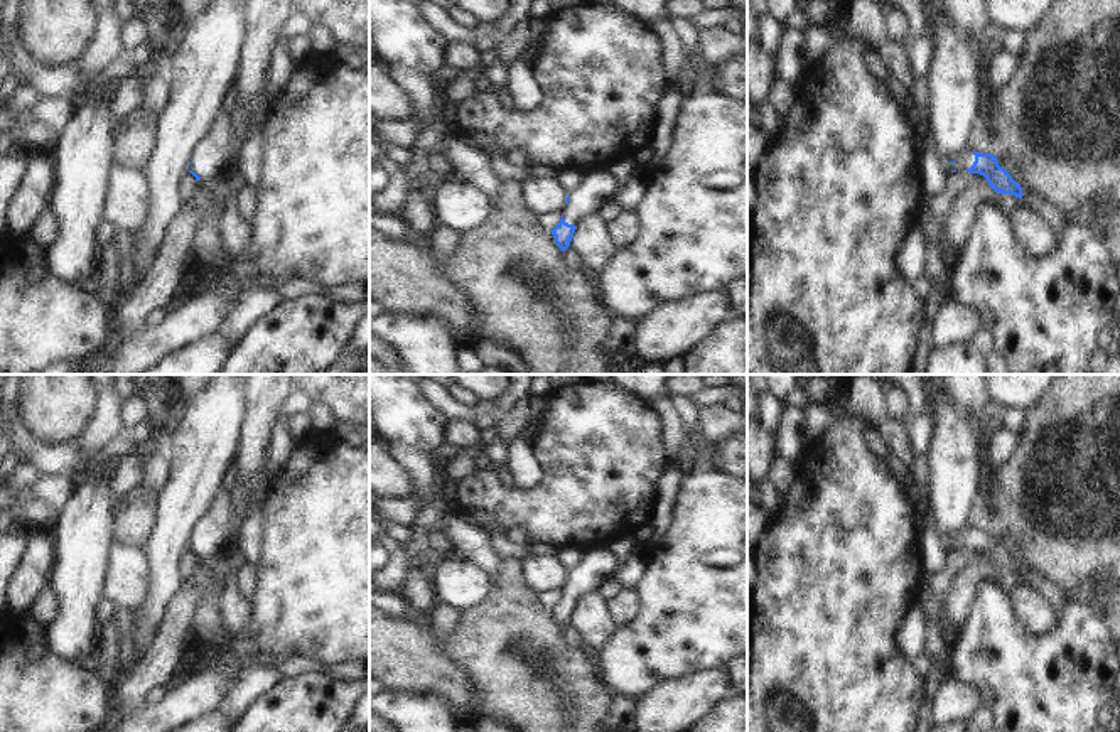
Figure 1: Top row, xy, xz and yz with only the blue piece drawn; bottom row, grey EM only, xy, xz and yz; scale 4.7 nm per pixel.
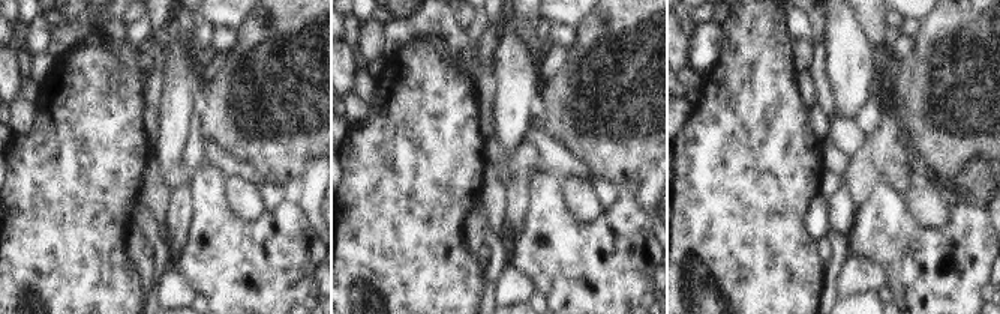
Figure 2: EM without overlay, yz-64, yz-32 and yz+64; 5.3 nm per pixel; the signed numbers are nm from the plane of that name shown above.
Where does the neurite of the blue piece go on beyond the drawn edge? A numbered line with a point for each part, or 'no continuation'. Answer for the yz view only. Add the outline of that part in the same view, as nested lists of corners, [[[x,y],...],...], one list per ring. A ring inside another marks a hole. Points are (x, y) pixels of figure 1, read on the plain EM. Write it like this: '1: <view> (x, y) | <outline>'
1: yz (965, 538) | [[[967,528],[963,533],[960,533],[955,541],[953,541],[953,548],[967,548],[973,543],[975,540],[975,533],[972,528]]]

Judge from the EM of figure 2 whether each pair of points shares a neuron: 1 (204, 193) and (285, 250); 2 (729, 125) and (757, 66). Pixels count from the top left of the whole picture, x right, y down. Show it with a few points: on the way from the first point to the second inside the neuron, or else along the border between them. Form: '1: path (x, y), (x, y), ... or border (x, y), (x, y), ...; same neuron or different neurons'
1: path (219, 214), (243, 238), (264, 238); same neuron
2: path (744, 110), (750, 104), (754, 81); same neuron

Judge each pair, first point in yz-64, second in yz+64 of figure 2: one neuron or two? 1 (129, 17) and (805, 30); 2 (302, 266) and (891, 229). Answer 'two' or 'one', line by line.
1: one
2: one

